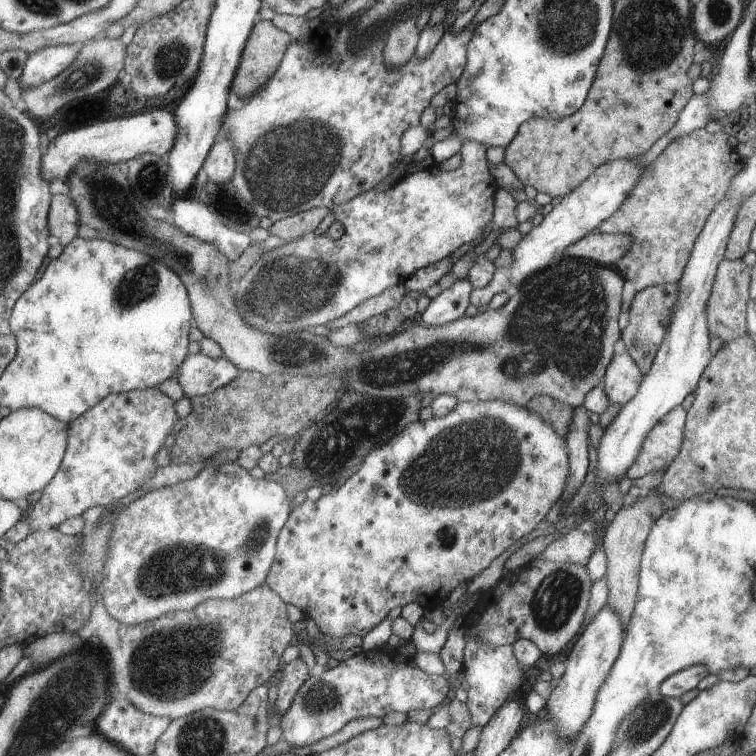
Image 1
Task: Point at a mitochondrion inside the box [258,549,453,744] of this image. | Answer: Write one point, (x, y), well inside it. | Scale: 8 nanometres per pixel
(319, 701)

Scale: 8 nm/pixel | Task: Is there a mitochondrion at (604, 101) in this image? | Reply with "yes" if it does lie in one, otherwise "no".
no

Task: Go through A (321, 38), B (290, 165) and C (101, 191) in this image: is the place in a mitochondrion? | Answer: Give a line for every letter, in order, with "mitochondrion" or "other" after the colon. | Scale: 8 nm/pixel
A: other
B: mitochondrion
C: mitochondrion

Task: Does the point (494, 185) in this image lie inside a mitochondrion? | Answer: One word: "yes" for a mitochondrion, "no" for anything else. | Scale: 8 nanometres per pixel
no

